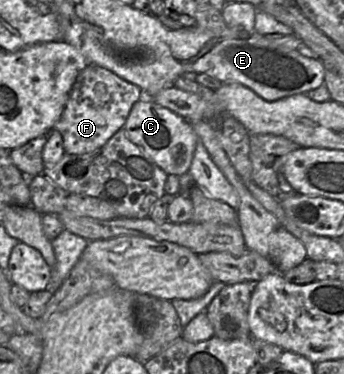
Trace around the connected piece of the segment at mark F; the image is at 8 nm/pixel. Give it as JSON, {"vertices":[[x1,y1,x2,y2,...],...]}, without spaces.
{"vertices":[[88,64,77,76,64,111,55,123,63,138,64,152,83,155,102,147,118,130,123,129,134,103,143,91,114,72,96,64]]}

